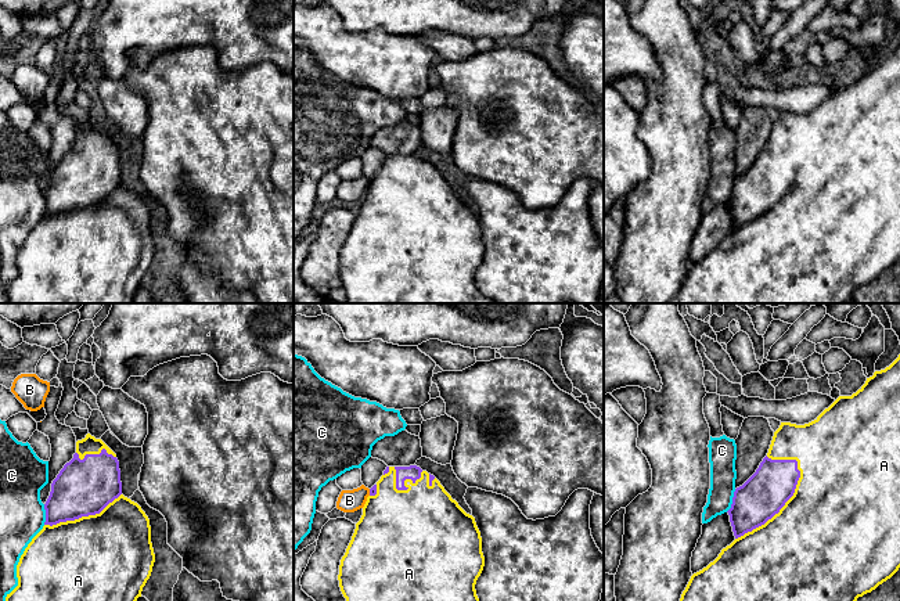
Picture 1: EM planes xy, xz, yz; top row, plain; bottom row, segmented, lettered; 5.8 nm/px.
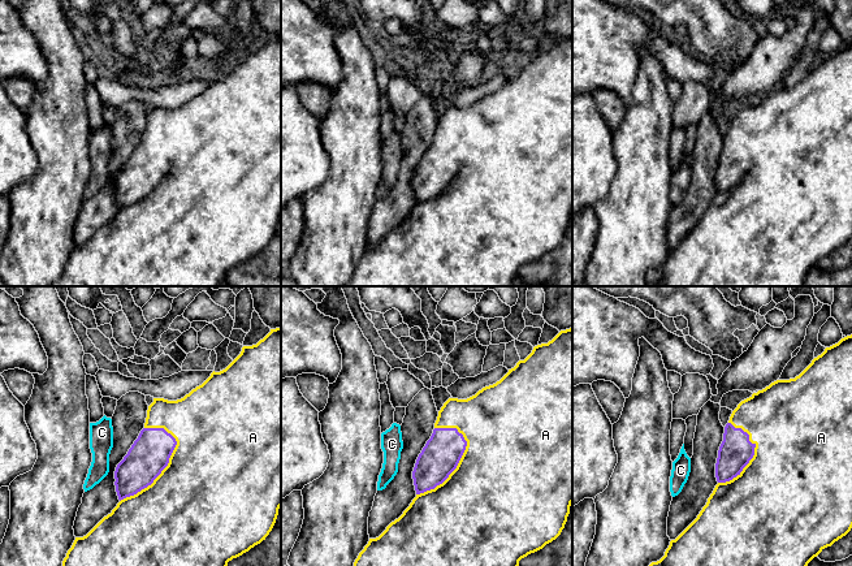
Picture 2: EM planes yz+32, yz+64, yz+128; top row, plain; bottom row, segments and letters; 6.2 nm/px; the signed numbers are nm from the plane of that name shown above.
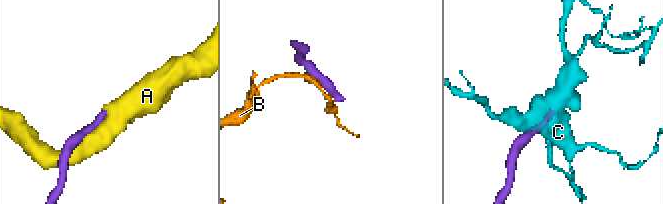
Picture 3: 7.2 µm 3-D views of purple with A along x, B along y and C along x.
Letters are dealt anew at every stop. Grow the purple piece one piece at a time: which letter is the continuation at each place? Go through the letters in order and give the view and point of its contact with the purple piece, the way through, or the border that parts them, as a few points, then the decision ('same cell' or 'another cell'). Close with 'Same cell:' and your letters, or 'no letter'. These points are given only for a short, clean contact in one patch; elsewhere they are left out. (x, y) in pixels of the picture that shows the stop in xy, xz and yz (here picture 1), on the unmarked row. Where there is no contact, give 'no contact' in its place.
A: contact yz (782, 195); same cell
B: contact xz (370, 182); border xz (368, 179), (370, 184); another cell
C: contact yz (733, 190); another cell
Same cell: A

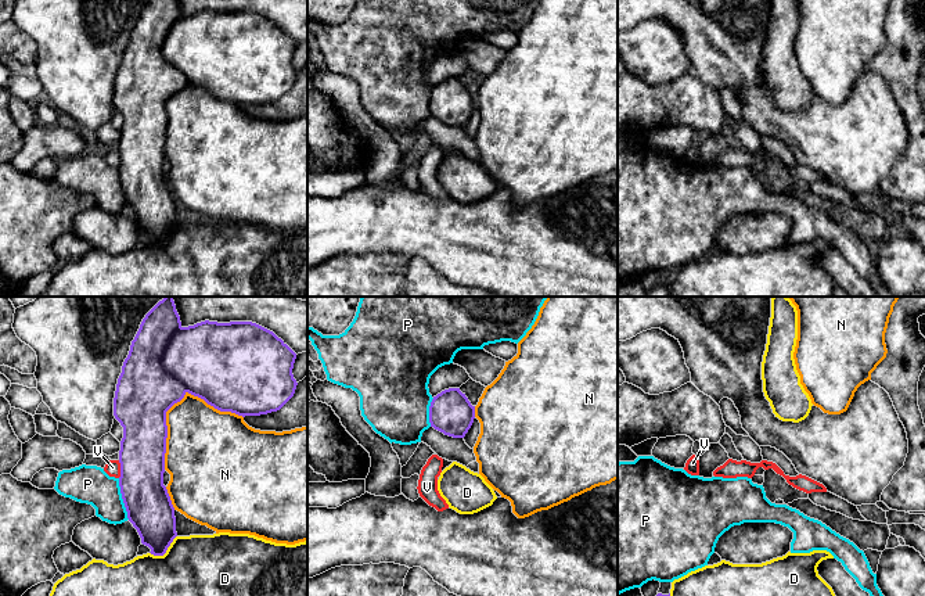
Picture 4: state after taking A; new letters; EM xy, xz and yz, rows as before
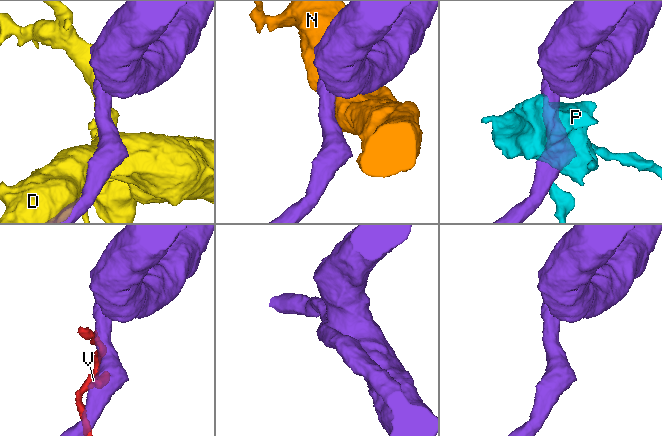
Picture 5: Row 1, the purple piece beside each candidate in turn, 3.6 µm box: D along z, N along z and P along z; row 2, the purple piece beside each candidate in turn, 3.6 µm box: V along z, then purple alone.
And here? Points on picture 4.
D: contact xy (165, 241); another cell
N: contact xy (176, 92); another cell
P: contact xy (122, 187); another cell
V: contact xy (121, 158); border xy (118, 150), (119, 167); another cell
Same cell: no letter

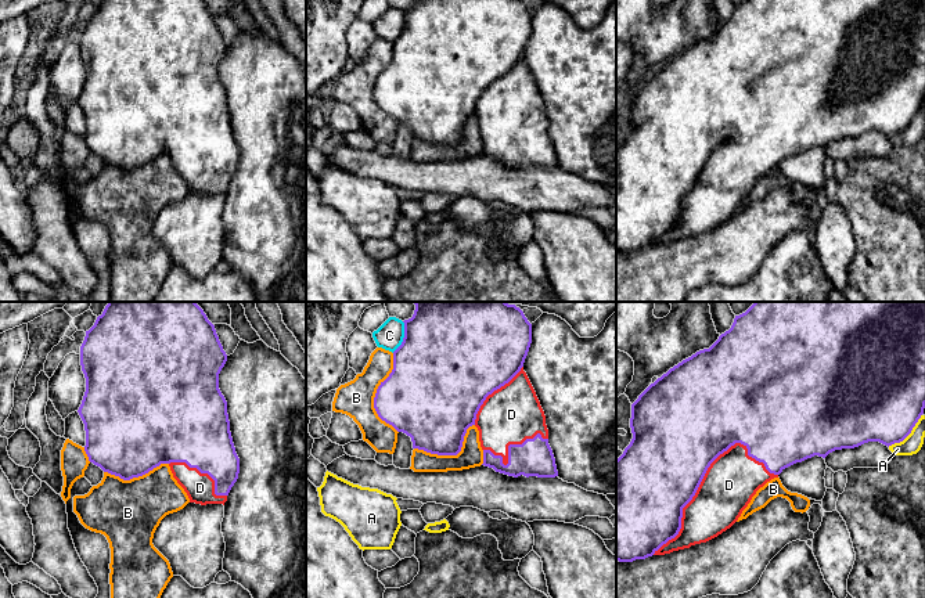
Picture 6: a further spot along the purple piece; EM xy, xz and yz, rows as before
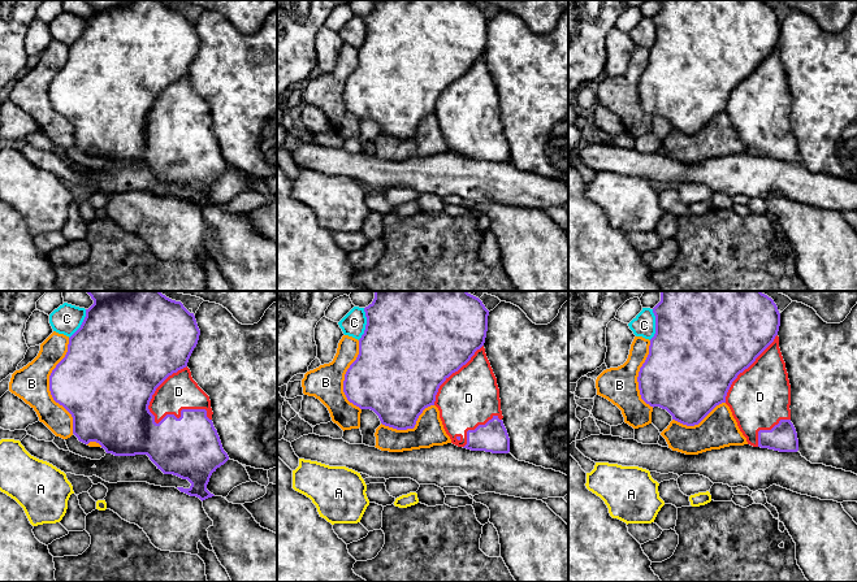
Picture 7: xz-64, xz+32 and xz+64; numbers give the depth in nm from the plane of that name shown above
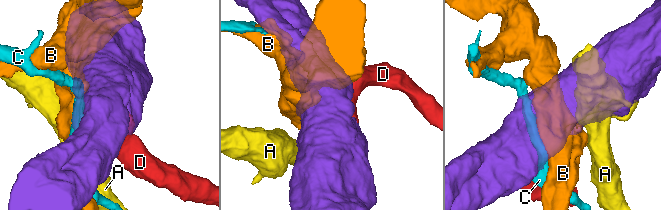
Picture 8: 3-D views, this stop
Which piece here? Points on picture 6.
A: contact yz (907, 125); another cell
B: contact xz (375, 85); another cell
C: contact xz (405, 26); another cell
D: contact yz (704, 165); same cell
Same cell: D

